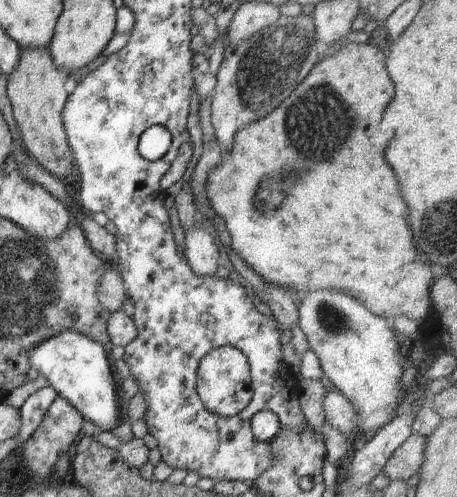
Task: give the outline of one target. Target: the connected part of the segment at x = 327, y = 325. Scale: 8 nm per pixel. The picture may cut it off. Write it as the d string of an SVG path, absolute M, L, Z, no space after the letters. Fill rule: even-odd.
M320 290L301 296L299 323L310 346L316 354L324 376L352 403L357 414L357 430L372 432L386 426L397 414L406 391L400 388L402 372L410 365L409 360L400 353L400 337L393 330L390 321L375 315L362 306L359 300L341 292Z

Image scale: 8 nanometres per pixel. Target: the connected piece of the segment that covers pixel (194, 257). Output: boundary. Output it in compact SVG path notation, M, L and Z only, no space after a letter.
M197 222L185 234L185 258L192 270L201 277L213 275L219 266L220 254L210 234L212 233L198 228Z

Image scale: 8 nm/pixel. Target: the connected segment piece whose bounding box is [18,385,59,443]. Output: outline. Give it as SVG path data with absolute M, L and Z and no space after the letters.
M50 385L31 394L25 401L19 403L21 429L18 439L22 443L40 426L45 412L59 394Z

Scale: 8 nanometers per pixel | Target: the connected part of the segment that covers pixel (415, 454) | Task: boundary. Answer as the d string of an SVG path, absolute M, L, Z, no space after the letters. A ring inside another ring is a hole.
M410 434L410 438L399 446L383 468L382 474L392 481L407 481L419 471L423 461L426 437Z

